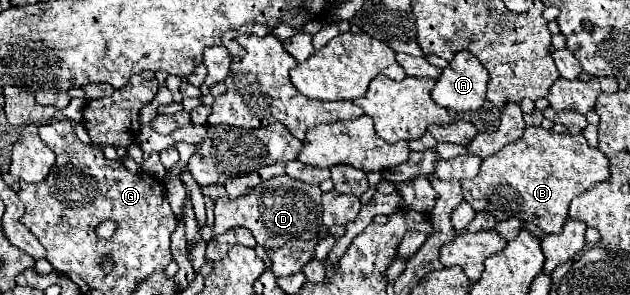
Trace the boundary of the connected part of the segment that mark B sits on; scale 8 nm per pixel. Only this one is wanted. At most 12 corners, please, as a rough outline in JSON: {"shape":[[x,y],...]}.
{"shape":[[527,126],[461,188],[475,212],[557,234],[607,178],[583,134]]}

